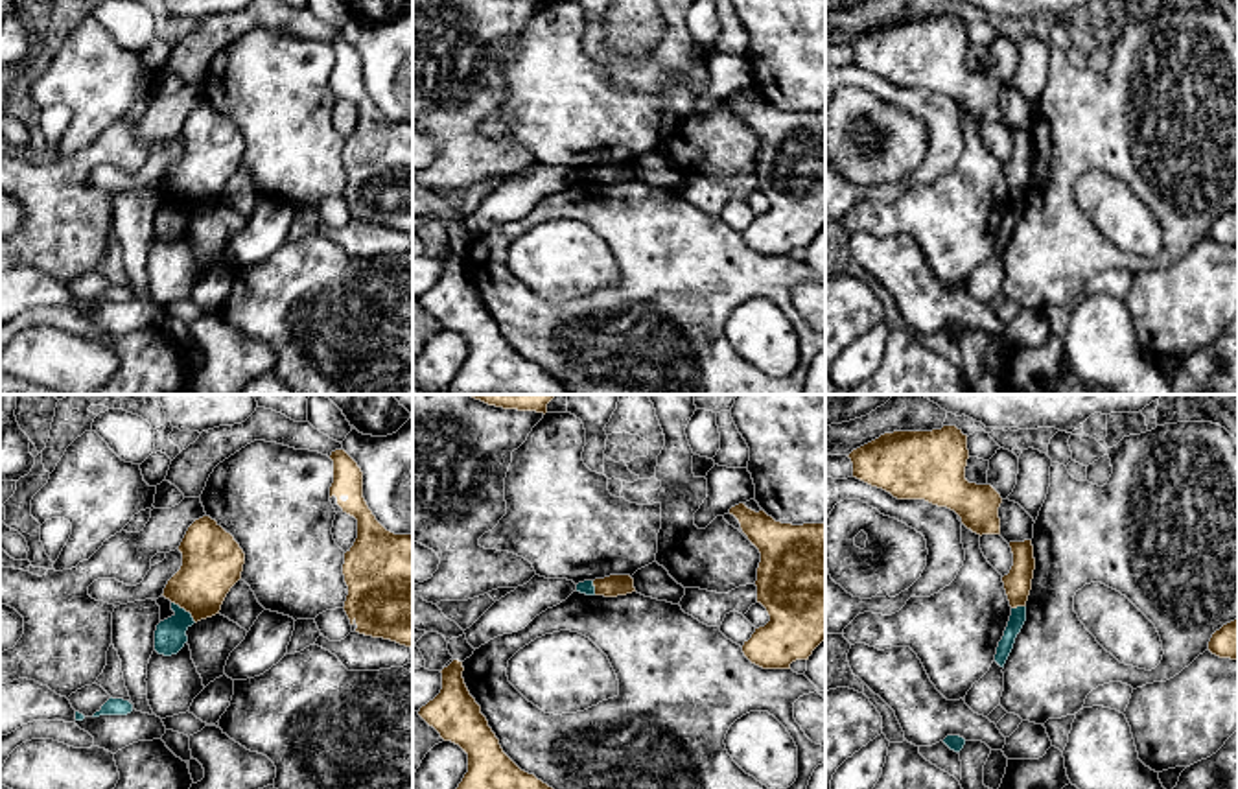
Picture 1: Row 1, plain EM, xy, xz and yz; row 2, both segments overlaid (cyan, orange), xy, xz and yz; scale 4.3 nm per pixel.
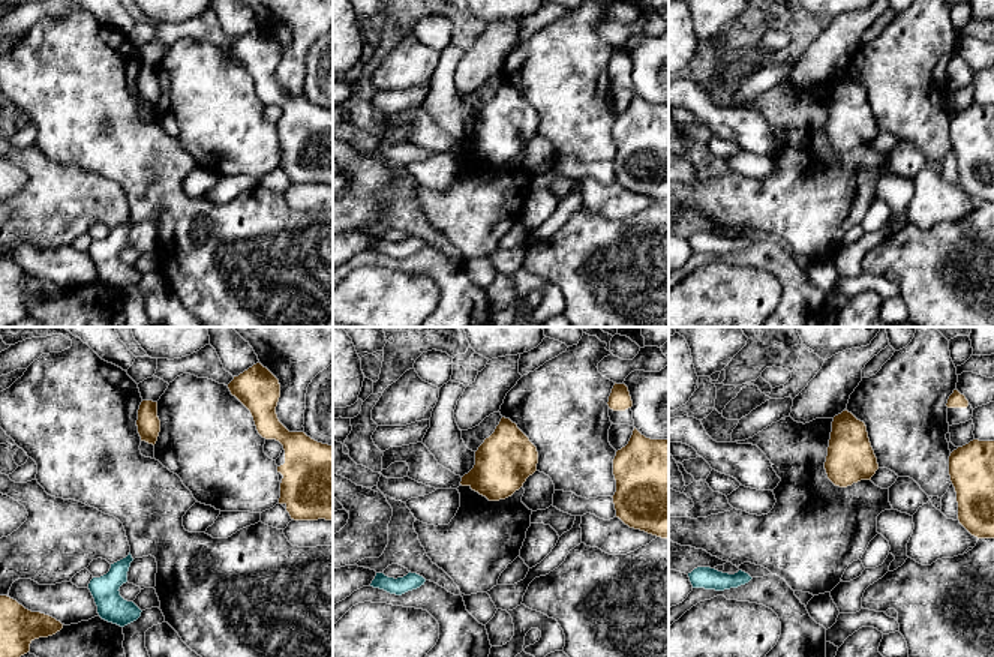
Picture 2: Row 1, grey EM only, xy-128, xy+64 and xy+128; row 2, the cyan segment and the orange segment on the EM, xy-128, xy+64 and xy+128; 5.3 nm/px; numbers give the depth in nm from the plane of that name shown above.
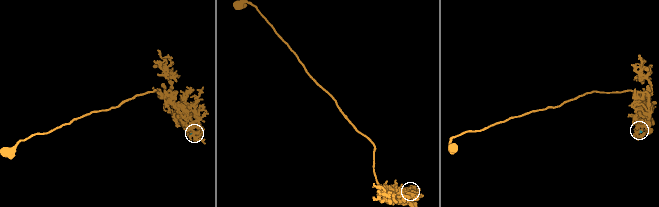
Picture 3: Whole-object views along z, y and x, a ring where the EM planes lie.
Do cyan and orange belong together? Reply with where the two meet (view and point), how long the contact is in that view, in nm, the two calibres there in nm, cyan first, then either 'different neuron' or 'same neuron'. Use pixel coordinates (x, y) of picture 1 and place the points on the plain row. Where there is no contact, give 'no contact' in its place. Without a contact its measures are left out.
xy (183, 196) | 140 nm | 140/280 nm | same neuron

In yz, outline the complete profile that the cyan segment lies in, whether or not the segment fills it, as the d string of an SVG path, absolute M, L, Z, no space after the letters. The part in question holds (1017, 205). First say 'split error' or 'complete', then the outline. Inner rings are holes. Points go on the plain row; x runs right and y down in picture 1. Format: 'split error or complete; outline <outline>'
split error; outline M1032 127L1010 129L1013 140L1013 153L1008 162L1002 164L1004 177L1011 194L1011 203L999 229L995 249L1004 254L1017 221L1026 208L1026 188L1032 177L1032 166L1035 157Z

